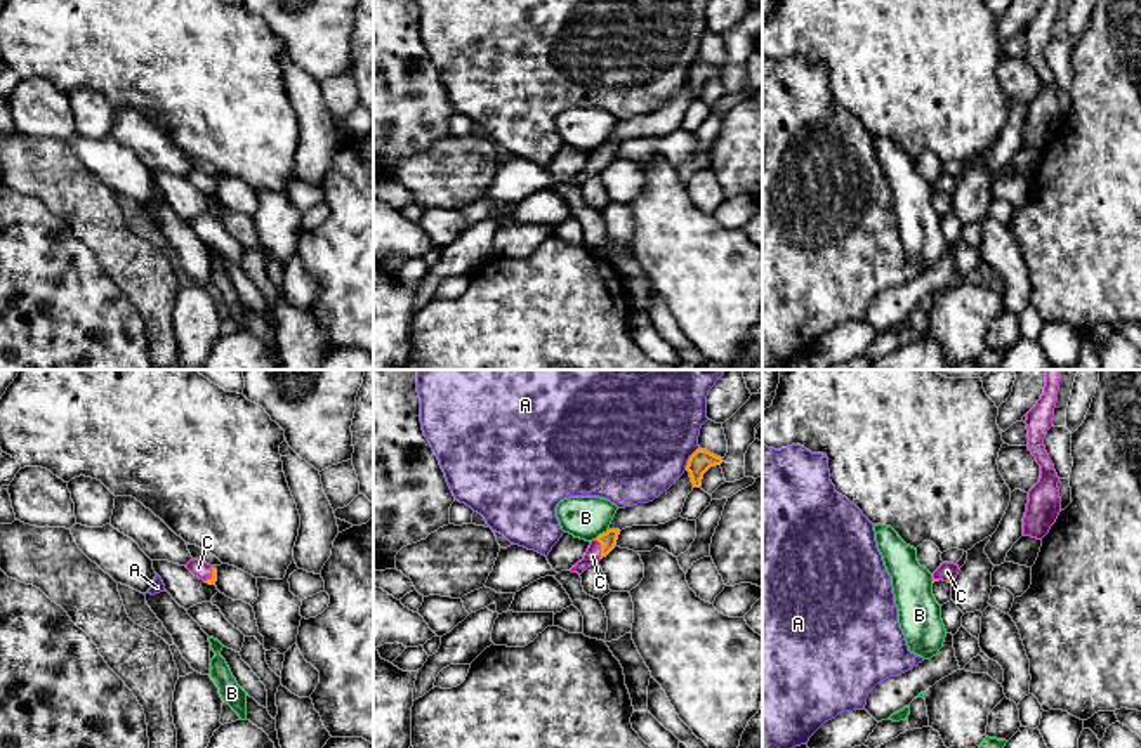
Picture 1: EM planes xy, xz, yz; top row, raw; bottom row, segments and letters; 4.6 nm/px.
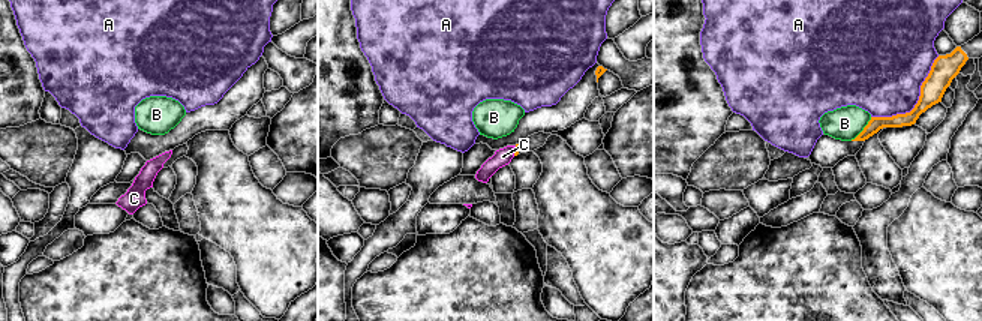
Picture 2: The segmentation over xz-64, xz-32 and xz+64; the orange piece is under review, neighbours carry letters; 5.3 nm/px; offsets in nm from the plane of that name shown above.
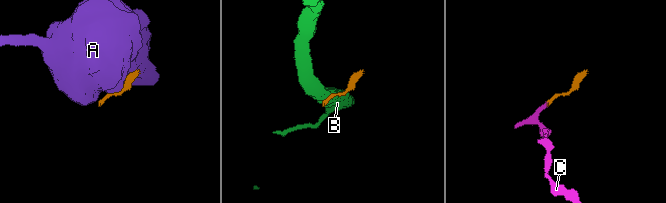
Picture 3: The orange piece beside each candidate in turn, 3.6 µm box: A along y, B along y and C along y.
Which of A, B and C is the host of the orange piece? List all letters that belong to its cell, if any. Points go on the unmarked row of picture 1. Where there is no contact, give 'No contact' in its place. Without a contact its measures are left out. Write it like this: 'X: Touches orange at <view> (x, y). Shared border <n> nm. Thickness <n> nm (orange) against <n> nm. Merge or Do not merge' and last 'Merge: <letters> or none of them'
A: Touches orange at xz (690, 70). Shared border 130 nm. Thickness 100 nm (orange) against 480 nm. Do not merge
B: Touches orange at xz (603, 144). Shared border 80 nm. Thickness 80 nm (orange) against 200 nm. Do not merge
C: Touches orange at xz (601, 160). Shared border 100 nm. Thickness 80 nm (orange) against 80 nm. Merge
Merge: C

